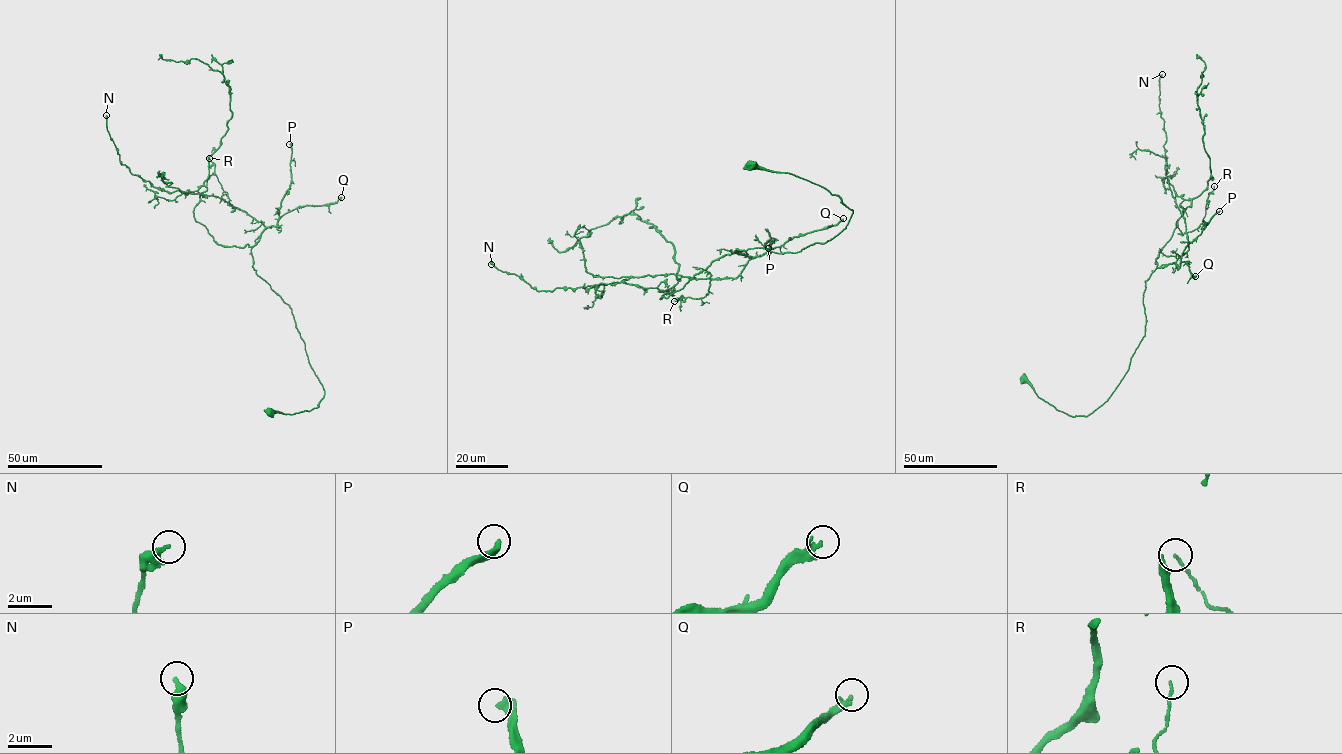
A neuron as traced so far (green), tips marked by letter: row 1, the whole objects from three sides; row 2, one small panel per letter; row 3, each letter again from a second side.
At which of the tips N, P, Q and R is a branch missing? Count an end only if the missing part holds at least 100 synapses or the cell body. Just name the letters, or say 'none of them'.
P

